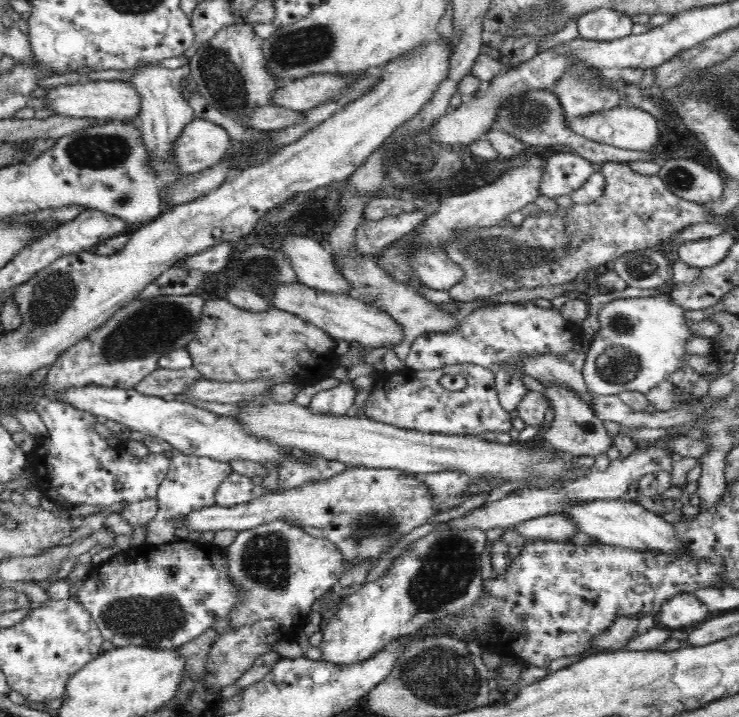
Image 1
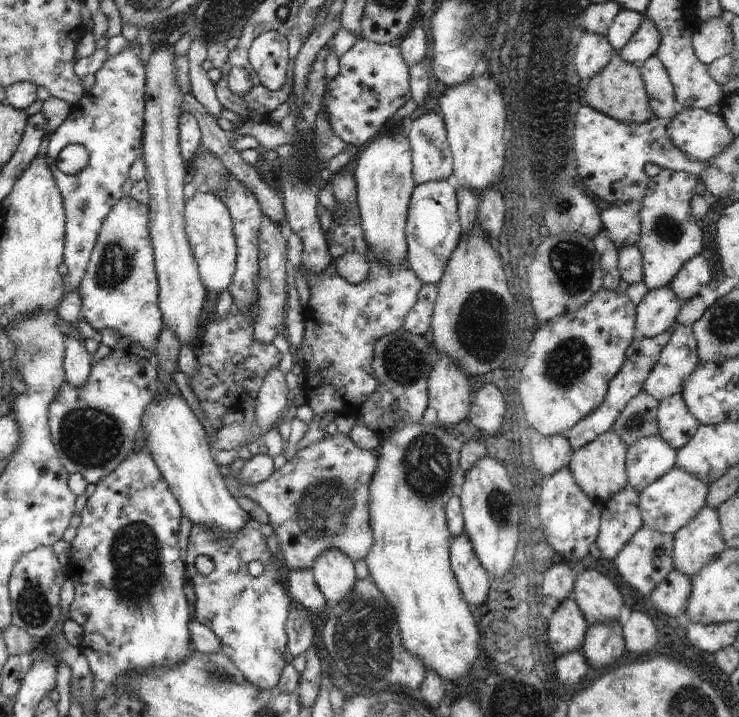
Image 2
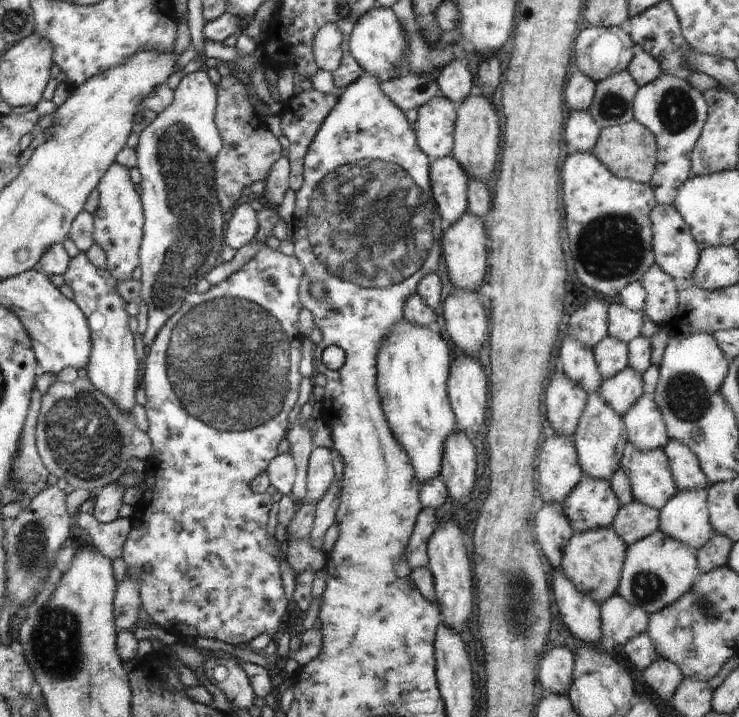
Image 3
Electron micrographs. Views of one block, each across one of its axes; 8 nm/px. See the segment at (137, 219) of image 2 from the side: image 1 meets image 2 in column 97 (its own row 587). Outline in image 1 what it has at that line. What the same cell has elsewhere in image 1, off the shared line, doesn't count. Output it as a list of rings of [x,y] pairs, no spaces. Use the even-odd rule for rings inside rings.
[[[274,520],[256,528],[237,531],[237,537],[228,546],[226,557],[228,557],[226,567],[228,567],[230,583],[244,590],[244,594],[240,594],[242,604],[238,604],[228,614],[229,626],[233,627],[233,631],[228,634],[217,634],[208,652],[204,686],[207,690],[215,691],[220,691],[222,687],[236,682],[252,666],[258,656],[272,651],[269,648],[271,644],[278,640],[296,642],[314,601],[324,596],[334,584],[338,584],[338,579],[346,571],[343,566],[343,554],[330,539],[320,538],[311,530],[282,520]]]

